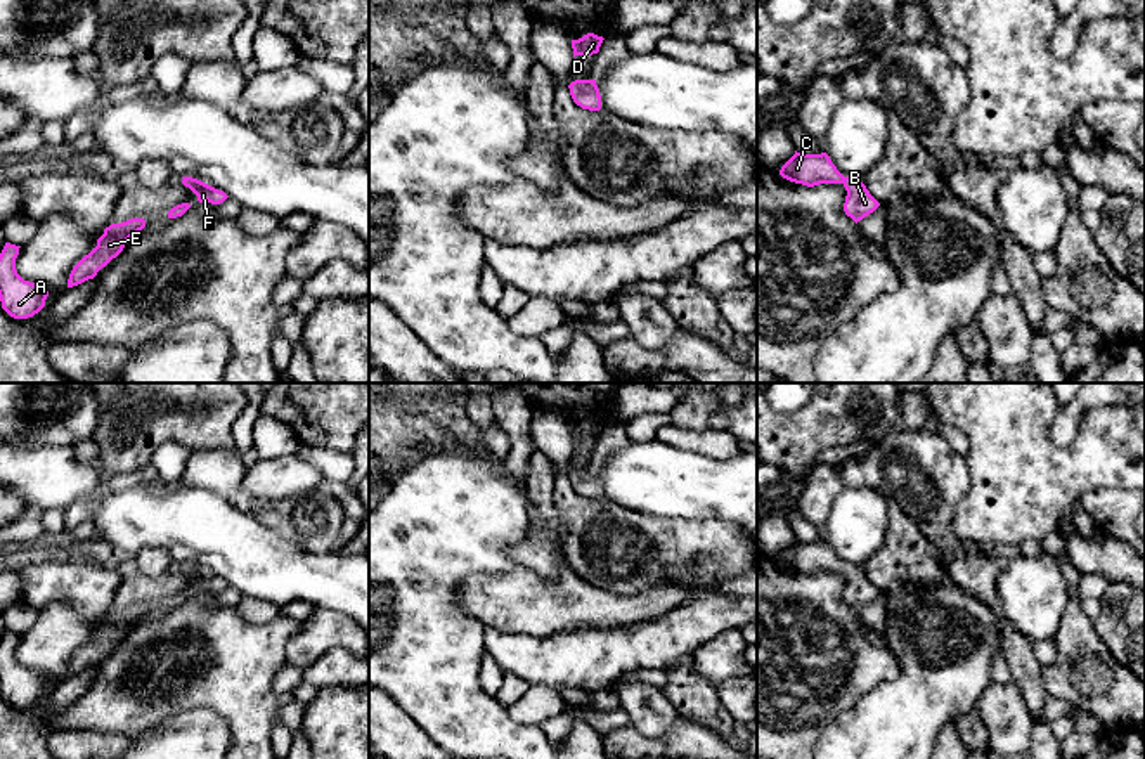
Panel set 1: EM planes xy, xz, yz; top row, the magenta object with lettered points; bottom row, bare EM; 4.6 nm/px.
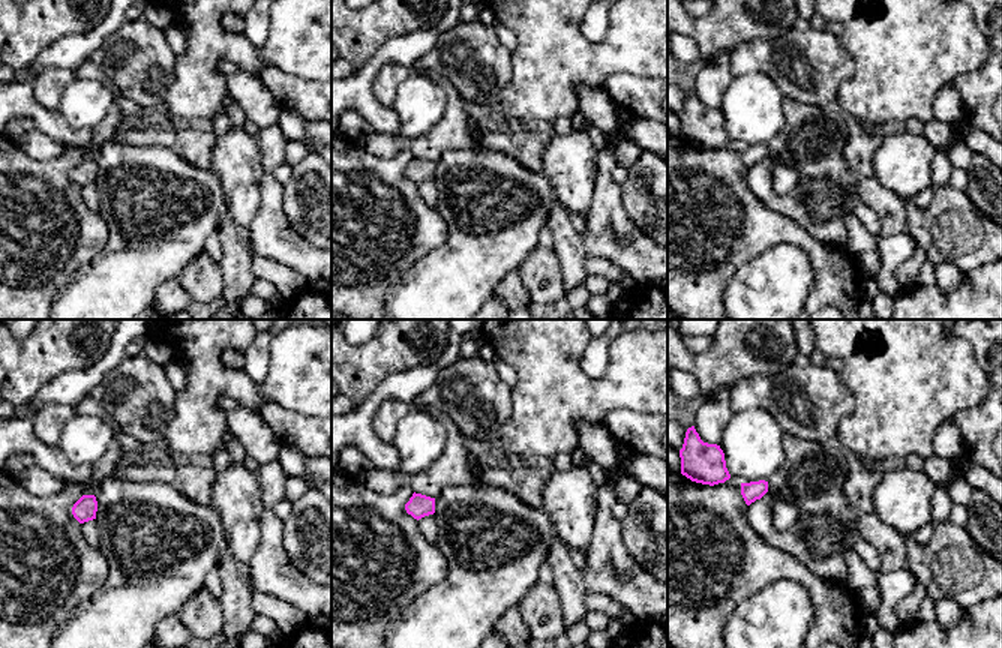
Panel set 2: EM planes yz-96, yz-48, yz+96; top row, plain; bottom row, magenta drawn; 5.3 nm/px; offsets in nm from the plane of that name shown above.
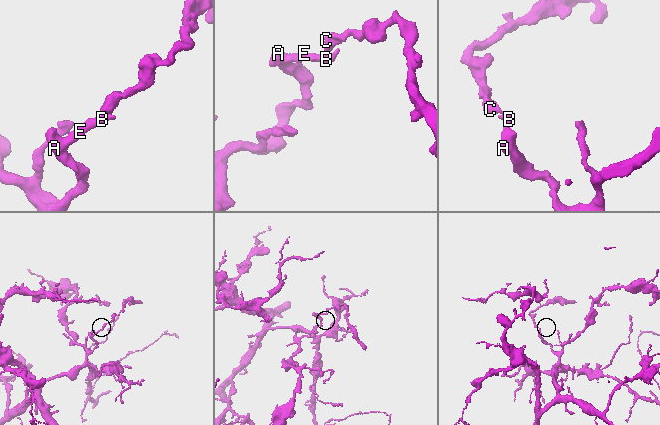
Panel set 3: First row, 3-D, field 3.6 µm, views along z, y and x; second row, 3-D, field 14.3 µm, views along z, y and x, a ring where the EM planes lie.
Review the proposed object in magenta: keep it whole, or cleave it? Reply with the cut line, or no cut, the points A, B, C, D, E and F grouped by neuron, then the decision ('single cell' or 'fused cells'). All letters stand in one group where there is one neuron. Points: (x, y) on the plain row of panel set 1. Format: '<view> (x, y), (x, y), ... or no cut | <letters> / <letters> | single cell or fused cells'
no cut | A B C D E F | single cell

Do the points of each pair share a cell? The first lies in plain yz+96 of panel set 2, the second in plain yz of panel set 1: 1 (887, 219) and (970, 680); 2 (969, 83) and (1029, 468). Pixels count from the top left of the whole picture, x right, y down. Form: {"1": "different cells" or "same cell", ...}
{"1": "different cells", "2": "different cells"}

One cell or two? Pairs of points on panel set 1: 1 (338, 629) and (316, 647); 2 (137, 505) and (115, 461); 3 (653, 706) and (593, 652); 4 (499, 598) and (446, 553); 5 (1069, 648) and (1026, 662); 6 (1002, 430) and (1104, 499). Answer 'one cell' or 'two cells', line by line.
1: one cell
2: two cells
3: two cells
4: two cells
5: two cells
6: two cells

